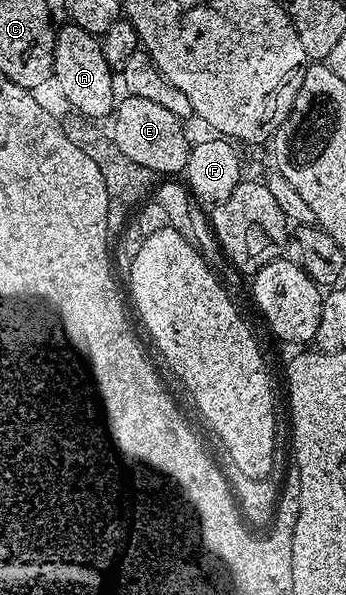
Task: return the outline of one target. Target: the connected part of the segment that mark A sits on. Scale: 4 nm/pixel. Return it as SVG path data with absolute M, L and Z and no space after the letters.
M71 22L62 23L56 29L54 42L54 66L52 75L55 83L60 83L60 92L69 104L73 113L79 114L89 121L100 122L100 119L111 117L114 112L112 100L112 76L114 69L102 58L99 39L91 36Z

